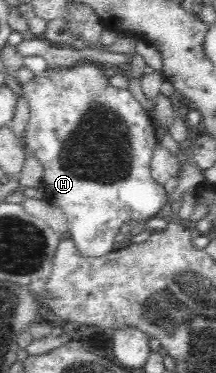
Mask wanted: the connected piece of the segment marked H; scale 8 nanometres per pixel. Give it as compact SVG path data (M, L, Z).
M81 62L70 69L35 74L33 80L22 86L22 97L29 104L30 119L26 127L24 144L34 150L43 166L42 198L65 213L69 224L66 235L75 243L81 257L101 257L117 247L115 237L132 220L144 224L155 218L165 204L178 207L182 195L173 202L151 174L150 158L160 134L137 99L127 89L107 83L103 68L97 64Z

